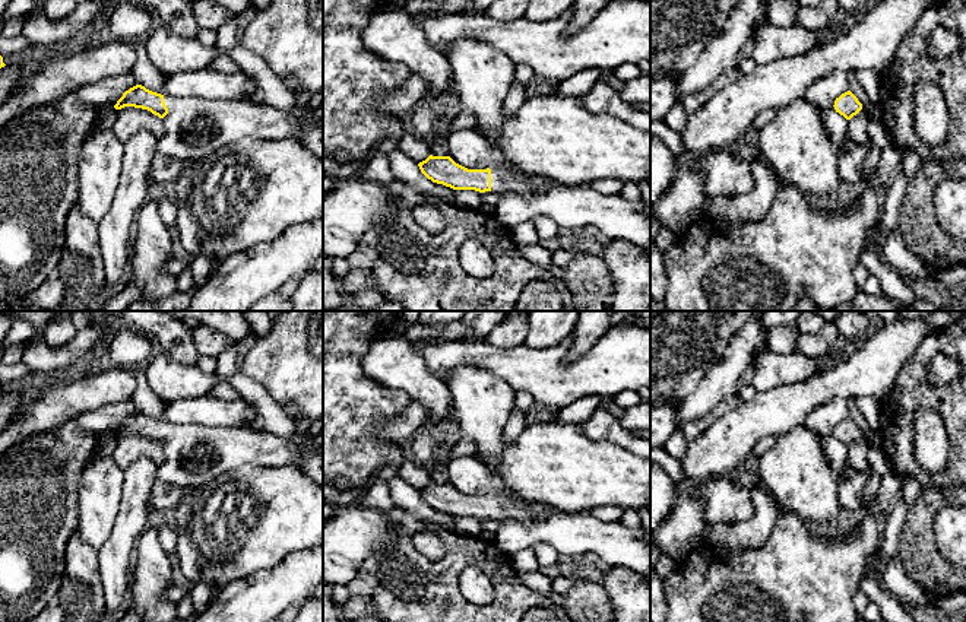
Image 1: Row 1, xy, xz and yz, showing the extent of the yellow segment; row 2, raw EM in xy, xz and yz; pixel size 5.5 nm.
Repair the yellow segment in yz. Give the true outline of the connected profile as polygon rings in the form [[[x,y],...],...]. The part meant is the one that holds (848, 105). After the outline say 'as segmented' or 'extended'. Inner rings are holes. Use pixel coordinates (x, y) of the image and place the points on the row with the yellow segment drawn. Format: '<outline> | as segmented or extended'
[[[851,91],[836,98],[833,107],[836,112],[843,115],[846,120],[851,120],[853,115],[856,115],[862,110],[862,104]]] | as segmented

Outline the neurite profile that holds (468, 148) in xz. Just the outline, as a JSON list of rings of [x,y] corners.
[[[463,128],[447,136],[447,150],[456,164],[468,169],[500,168],[517,175],[522,171],[509,162],[476,128]]]

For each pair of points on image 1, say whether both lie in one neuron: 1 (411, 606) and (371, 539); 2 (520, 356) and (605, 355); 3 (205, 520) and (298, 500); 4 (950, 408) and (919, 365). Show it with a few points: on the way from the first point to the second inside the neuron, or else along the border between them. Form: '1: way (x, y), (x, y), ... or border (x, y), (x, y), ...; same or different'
1: border (392, 521), (398, 540), (369, 557), (354, 576); different
2: way (541, 371), (585, 371); same
3: way (228, 520), (247, 520), (275, 511); same
4: way (940, 397), (936, 397), (919, 381), (919, 377); same

